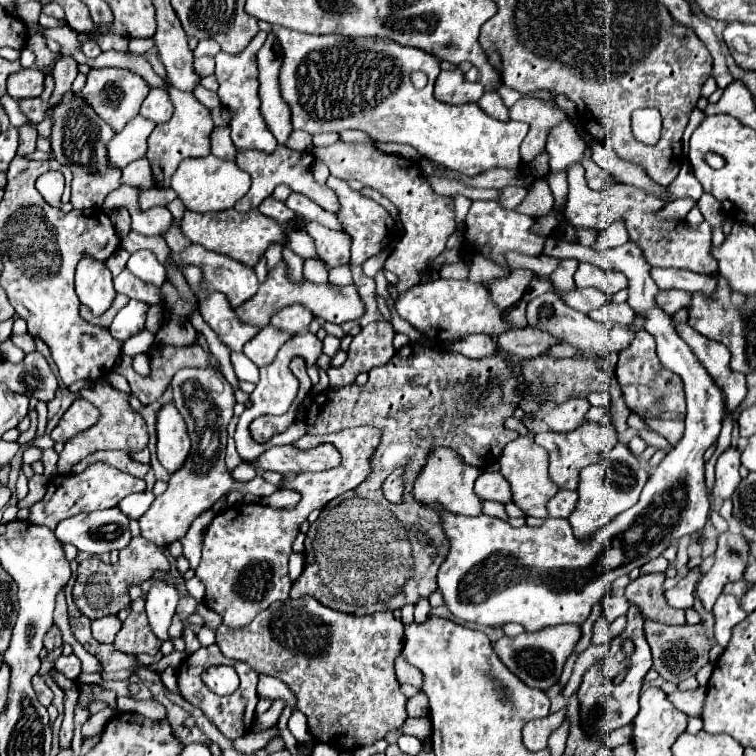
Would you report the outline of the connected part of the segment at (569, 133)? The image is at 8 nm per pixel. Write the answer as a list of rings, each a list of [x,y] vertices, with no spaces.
[[[565,119],[561,125],[557,125],[549,133],[547,153],[549,153],[549,171],[551,173],[567,171],[569,165],[581,163],[581,159],[585,155],[585,143],[577,135],[577,131],[569,119]]]

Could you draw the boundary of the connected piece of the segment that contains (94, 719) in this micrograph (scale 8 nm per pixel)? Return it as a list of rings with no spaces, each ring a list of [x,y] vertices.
[[[106,707],[92,715],[83,726],[83,737],[86,739],[101,733],[108,723],[107,720],[110,721],[114,717],[113,712],[112,709]]]

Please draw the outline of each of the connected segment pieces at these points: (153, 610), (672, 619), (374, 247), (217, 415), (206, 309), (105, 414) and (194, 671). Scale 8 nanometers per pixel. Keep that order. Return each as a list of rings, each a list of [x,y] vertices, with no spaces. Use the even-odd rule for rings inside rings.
[[[153,581],[151,591],[147,593],[147,619],[149,619],[149,627],[153,631],[153,635],[159,641],[167,641],[169,639],[169,625],[171,619],[175,615],[175,607],[177,607],[179,595],[175,591],[175,587],[165,585],[163,581]]]
[[[663,573],[641,575],[625,587],[625,597],[629,603],[637,605],[647,619],[665,625],[685,625],[685,613],[667,605],[663,595],[663,581]]]
[[[329,177],[327,179],[327,187],[331,187],[337,193],[337,197],[339,197],[341,211],[337,213],[337,217],[343,223],[345,231],[353,239],[353,245],[351,245],[351,263],[353,265],[361,265],[365,259],[373,257],[375,253],[379,253],[381,249],[385,249],[393,241],[395,221],[391,219],[391,215],[381,205],[377,205],[373,199],[361,195],[359,191],[349,189],[347,181],[341,181],[337,177]]]
[[[181,369],[173,381],[171,381],[173,393],[175,393],[175,407],[183,415],[189,435],[191,435],[191,451],[187,461],[183,463],[181,469],[177,469],[171,479],[169,487],[163,495],[159,495],[149,511],[139,519],[141,525],[141,535],[159,547],[165,547],[177,539],[181,539],[191,523],[227,491],[243,491],[243,493],[253,493],[257,497],[267,497],[277,491],[275,485],[267,483],[261,476],[256,476],[247,483],[241,483],[231,479],[225,467],[225,445],[227,445],[227,423],[233,417],[233,407],[235,407],[235,397],[233,397],[233,387],[227,383],[227,379],[217,371],[217,369]],[[187,401],[205,401],[209,411],[207,411],[207,425],[205,431],[197,431],[197,421],[189,409]]]
[[[213,293],[201,301],[201,315],[221,337],[221,341],[237,353],[243,351],[243,345],[261,331],[257,325],[243,323],[221,293]]]
[[[99,379],[99,381],[95,381],[93,389],[83,389],[79,395],[83,399],[91,401],[101,411],[101,419],[91,429],[75,435],[73,439],[69,439],[65,443],[65,449],[59,453],[59,461],[57,461],[59,475],[67,475],[75,463],[79,463],[87,455],[101,451],[101,449],[111,449],[111,451],[121,449],[121,451],[133,453],[133,451],[141,451],[141,449],[147,447],[147,441],[149,441],[147,425],[145,425],[143,417],[137,411],[131,409],[131,405],[127,401],[129,399],[127,393],[121,393],[121,391],[113,389],[105,379]]]
[[[209,645],[209,647],[201,647],[197,653],[189,655],[181,663],[181,667],[177,669],[177,681],[179,681],[179,693],[181,693],[181,697],[185,701],[189,701],[191,705],[199,707],[205,713],[205,717],[209,721],[213,721],[217,725],[217,729],[227,739],[237,739],[237,737],[243,737],[247,731],[251,731],[253,721],[255,721],[255,705],[259,701],[259,695],[257,695],[257,673],[249,665],[245,665],[241,661],[233,661],[231,663],[231,659],[227,659],[227,657],[221,655],[221,651],[219,651],[217,645]],[[211,665],[231,665],[237,671],[237,675],[241,679],[241,685],[239,685],[239,689],[233,695],[219,697],[213,691],[209,691],[207,685],[201,681],[201,673],[207,667],[211,667]]]

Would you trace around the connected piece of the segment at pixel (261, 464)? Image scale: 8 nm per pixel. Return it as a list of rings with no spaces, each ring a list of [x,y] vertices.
[[[283,445],[283,447],[271,447],[255,461],[251,461],[251,465],[263,471],[277,471],[285,475],[289,471],[291,473],[325,471],[325,469],[337,467],[339,461],[341,461],[341,455],[333,445],[319,445],[309,451],[299,451],[299,449],[293,449],[291,445]]]

